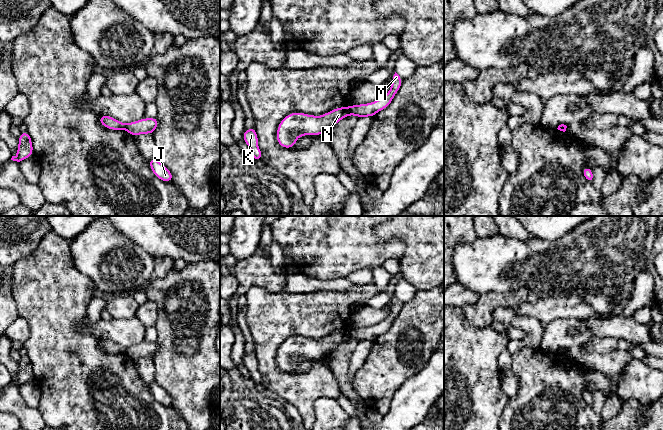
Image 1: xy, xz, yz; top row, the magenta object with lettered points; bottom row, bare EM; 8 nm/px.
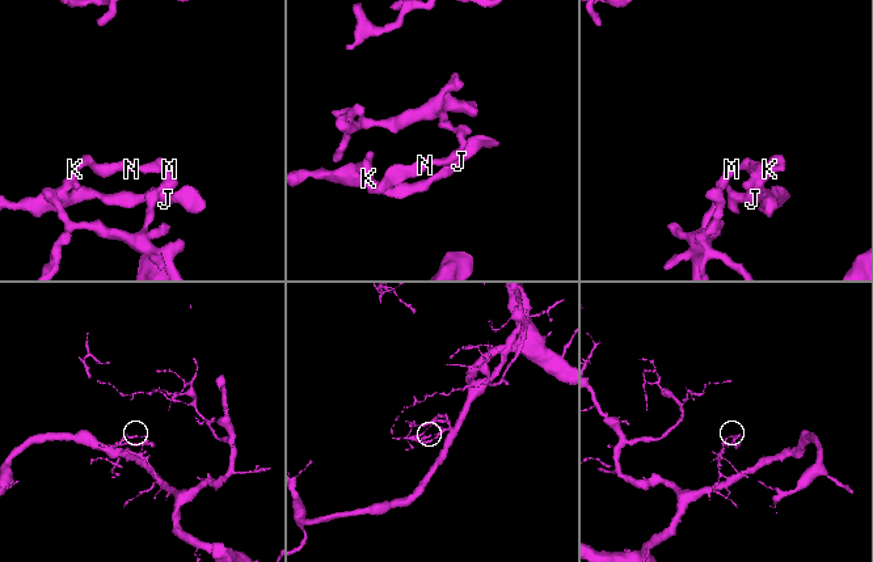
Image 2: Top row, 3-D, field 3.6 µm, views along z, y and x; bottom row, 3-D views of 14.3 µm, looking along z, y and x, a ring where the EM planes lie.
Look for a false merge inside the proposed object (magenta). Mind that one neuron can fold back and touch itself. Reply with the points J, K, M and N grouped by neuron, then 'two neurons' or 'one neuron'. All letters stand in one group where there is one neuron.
groups J K N / M; two neurons

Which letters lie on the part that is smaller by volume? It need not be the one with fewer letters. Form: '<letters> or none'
J, K, N

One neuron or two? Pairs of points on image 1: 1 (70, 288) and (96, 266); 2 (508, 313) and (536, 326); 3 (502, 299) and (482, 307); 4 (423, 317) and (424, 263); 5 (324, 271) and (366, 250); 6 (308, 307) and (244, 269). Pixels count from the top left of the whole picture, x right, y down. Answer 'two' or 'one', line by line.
1: two
2: one
3: one
4: two
5: one
6: two

